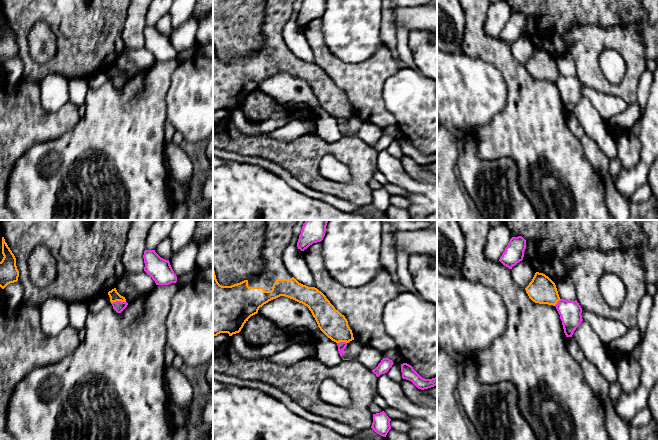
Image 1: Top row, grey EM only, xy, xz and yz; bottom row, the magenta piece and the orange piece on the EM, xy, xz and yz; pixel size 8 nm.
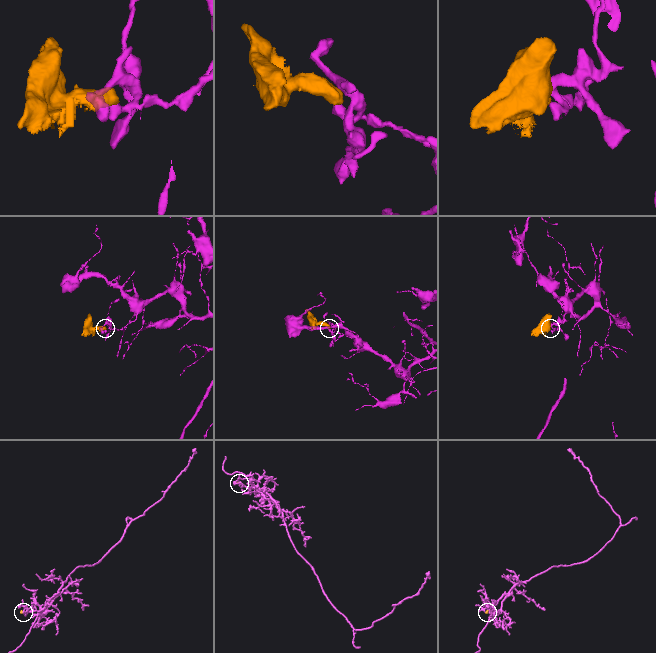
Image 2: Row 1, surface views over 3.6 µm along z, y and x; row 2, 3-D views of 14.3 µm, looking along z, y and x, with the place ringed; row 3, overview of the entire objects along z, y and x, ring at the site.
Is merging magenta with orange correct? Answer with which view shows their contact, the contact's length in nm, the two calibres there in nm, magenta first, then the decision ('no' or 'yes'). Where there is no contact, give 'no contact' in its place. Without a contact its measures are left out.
contact in xy; length 120 nm; calibres 90 and 80 nm; no

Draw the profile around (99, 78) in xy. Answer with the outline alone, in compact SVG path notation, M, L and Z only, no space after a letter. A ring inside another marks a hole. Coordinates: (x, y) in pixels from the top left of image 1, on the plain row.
M108 69L100 70L88 78L89 86L92 89L98 89L109 80L111 80L111 78Z

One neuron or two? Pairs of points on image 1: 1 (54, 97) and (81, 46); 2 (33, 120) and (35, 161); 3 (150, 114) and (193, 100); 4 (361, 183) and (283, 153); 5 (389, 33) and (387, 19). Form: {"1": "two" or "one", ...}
{"1": "two", "2": "two", "3": "two", "4": "one", "5": "one"}

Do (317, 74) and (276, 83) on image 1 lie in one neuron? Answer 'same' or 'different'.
different

